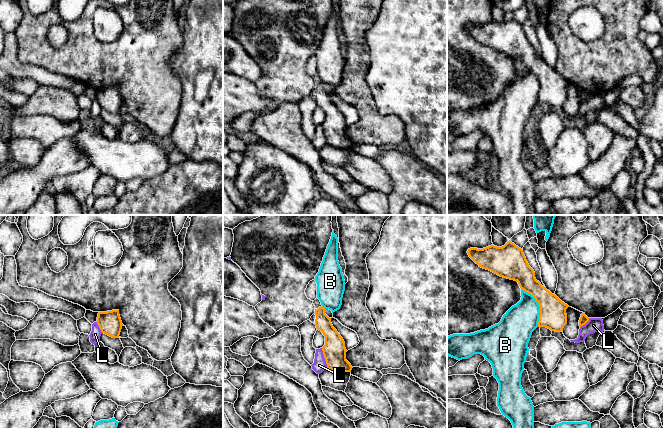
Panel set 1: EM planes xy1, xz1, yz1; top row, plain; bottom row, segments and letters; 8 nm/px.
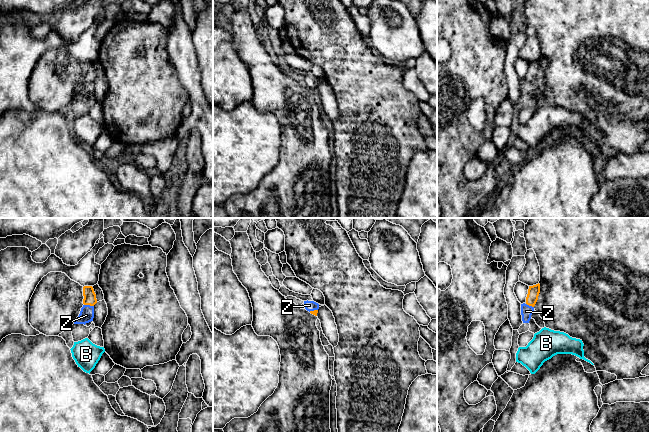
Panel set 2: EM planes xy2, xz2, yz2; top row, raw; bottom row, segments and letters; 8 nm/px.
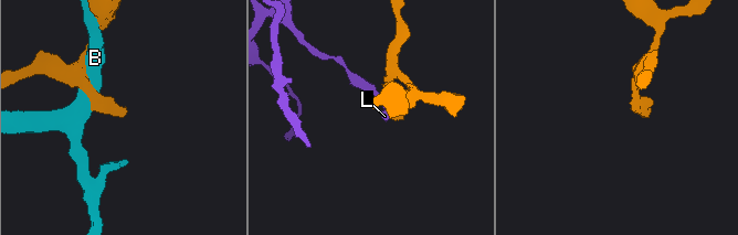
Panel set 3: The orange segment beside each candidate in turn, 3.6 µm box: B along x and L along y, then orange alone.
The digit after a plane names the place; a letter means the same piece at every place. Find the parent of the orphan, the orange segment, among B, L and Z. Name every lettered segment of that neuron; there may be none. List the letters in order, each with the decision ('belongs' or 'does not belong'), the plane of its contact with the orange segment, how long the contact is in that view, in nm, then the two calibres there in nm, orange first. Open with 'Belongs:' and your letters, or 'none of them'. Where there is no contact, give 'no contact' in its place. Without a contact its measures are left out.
Belongs: Z
B: does not belong | yz1 | 340 nm | 220/280 nm
L: does not belong | xz1 | 170 nm | 190/110 nm
Z: belongs | xy2 | 80 nm | 100/120 nm

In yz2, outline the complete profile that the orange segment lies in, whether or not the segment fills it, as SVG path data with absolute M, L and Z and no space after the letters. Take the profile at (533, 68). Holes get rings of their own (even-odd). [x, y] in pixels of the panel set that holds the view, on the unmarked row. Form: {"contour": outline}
{"contour": "M540 60L529 62L526 78L521 80L521 91L523 99L529 99L534 82L540 69Z"}

